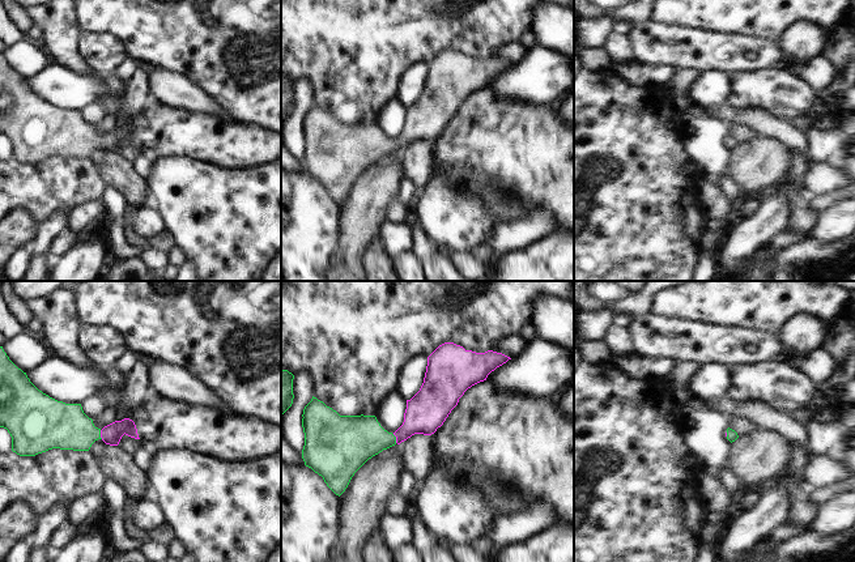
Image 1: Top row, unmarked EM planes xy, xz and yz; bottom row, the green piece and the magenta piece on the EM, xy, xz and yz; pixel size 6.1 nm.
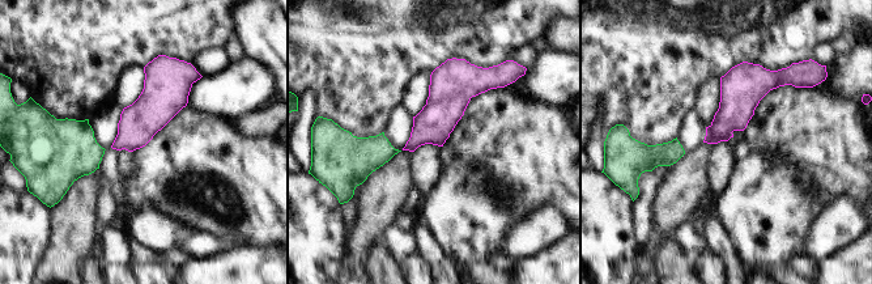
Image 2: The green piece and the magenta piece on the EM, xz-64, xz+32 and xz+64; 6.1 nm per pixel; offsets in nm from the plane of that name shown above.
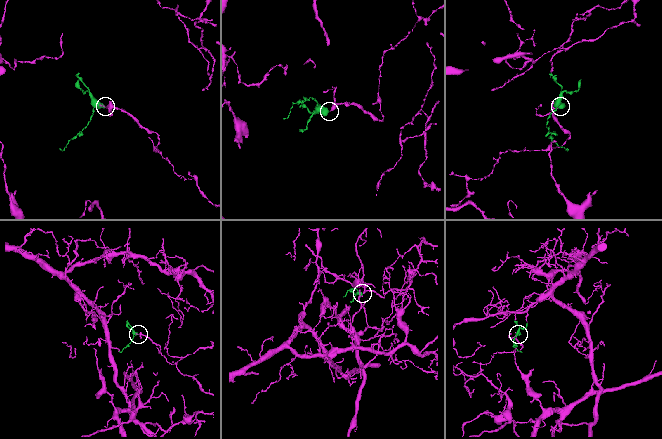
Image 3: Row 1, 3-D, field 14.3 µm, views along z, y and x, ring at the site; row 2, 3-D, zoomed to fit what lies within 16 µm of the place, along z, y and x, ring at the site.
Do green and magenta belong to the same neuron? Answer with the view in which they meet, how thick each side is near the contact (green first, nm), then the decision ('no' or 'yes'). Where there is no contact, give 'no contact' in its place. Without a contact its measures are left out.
contact in xy; calibres 280 and 130 nm; yes

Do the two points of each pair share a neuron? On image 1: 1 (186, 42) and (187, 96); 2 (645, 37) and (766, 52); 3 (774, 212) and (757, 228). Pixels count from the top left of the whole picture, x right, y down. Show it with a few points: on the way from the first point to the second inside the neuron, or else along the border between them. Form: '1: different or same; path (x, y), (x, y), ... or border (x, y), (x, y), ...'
1: different; border (160, 68), (182, 75), (212, 98)
2: same; path (675, 46), (702, 51), (736, 52)
3: same; path (770, 216), (761, 225)

